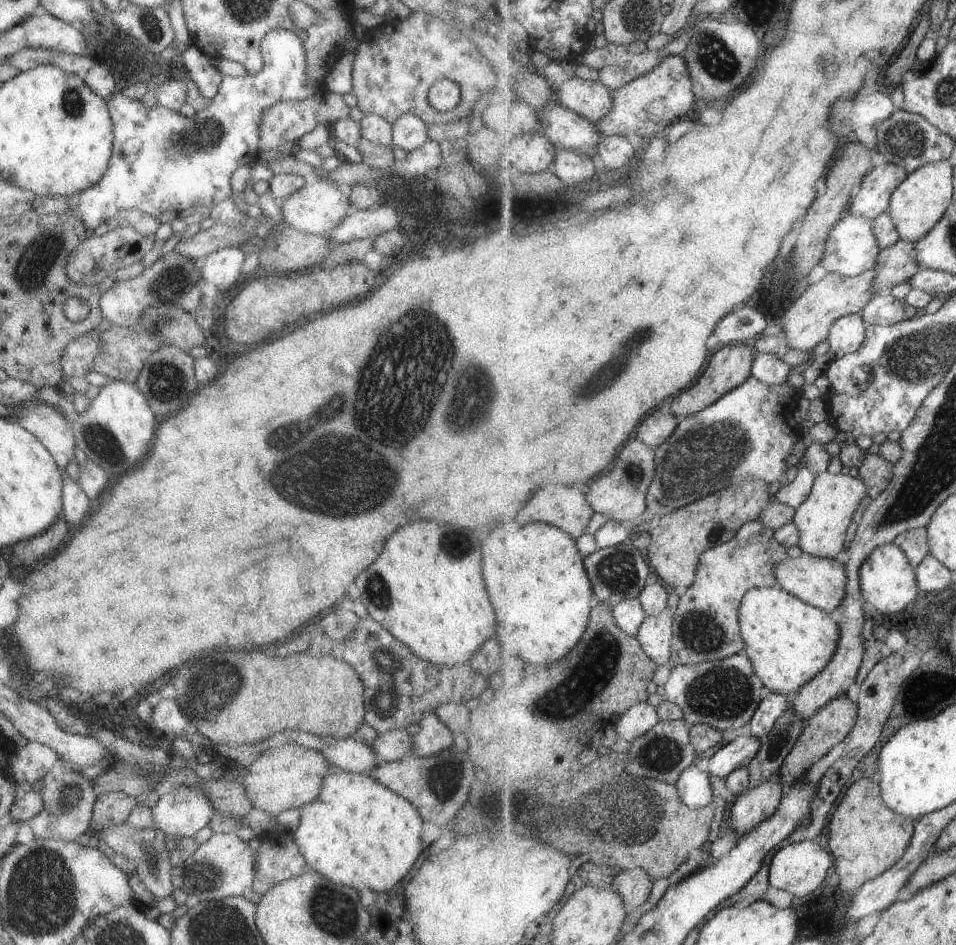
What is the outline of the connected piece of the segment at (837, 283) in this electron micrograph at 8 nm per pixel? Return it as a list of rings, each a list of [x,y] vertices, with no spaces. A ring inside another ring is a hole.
[[[876,268],[868,270],[856,277],[848,277],[847,275],[831,272],[818,283],[808,286],[805,292],[791,304],[785,313],[785,316],[779,320],[779,323],[785,323],[784,326],[782,326],[783,331],[779,336],[782,343],[789,344],[789,346],[794,349],[806,351],[813,350],[817,344],[821,344],[823,340],[828,340],[831,327],[835,324],[835,322],[844,316],[862,311],[870,304],[872,298],[877,295],[876,290],[874,289],[877,273],[878,270]]]

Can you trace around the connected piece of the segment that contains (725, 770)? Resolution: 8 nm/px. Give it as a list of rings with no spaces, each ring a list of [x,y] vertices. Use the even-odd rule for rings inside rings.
[[[753,734],[736,737],[710,758],[709,776],[726,779],[735,770],[749,766],[760,753],[761,746],[762,740]]]

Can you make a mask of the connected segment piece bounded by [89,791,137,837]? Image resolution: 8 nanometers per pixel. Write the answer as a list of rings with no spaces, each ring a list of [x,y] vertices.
[[[109,791],[99,795],[92,804],[90,818],[90,825],[95,827],[96,830],[89,833],[89,835],[96,837],[99,827],[123,823],[124,818],[136,804],[136,797],[120,793],[119,791]]]

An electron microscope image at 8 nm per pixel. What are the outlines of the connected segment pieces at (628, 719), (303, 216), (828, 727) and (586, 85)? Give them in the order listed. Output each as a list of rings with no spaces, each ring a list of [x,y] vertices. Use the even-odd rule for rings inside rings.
[[[641,703],[622,714],[615,725],[620,738],[634,743],[639,737],[645,736],[660,723],[658,710],[651,704]]]
[[[323,175],[307,178],[303,186],[293,194],[278,202],[281,207],[282,222],[302,233],[324,235],[345,216],[345,210],[350,206],[348,197]]]
[[[847,695],[834,698],[829,705],[825,705],[814,717],[811,717],[803,729],[795,748],[791,750],[777,776],[785,789],[793,789],[805,776],[811,766],[815,766],[827,752],[831,752],[837,744],[841,744],[854,729],[857,722],[857,703],[851,702]]]
[[[579,77],[575,82],[555,87],[554,98],[567,109],[598,123],[615,104],[614,90],[599,81],[586,81]]]

